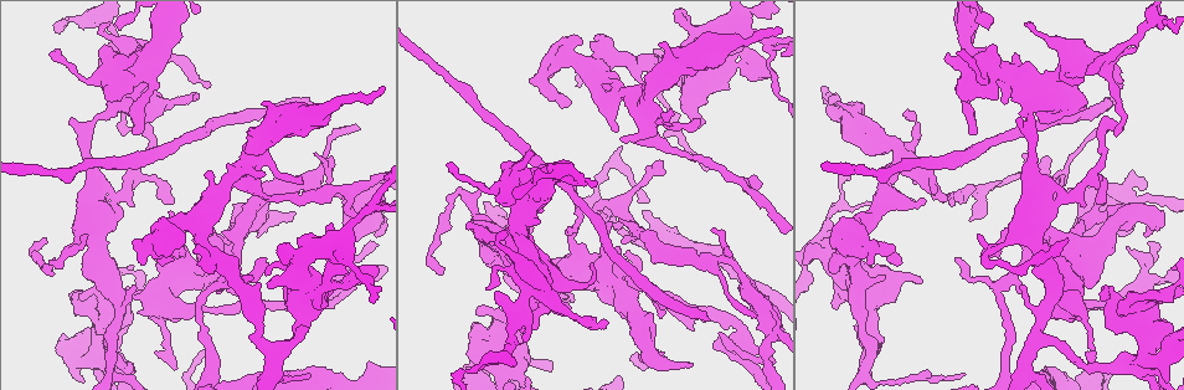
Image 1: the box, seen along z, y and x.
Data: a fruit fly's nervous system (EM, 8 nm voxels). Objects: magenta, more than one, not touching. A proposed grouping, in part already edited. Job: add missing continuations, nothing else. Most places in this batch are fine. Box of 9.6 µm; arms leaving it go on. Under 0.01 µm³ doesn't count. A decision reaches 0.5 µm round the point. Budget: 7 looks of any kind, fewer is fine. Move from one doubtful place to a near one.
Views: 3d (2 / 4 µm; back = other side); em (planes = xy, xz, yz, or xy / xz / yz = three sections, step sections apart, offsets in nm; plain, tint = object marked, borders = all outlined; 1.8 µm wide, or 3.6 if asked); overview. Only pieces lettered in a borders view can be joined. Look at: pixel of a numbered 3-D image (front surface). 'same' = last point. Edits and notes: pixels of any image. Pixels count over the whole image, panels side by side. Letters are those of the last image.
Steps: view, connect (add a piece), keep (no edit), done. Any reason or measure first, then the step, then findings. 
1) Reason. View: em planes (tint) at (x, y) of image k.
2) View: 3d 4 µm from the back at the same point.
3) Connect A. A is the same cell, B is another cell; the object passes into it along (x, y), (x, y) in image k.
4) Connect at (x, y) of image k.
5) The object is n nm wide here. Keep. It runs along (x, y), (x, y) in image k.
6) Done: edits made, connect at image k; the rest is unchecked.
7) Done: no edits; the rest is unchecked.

Thick end. View: 3d 2 µm at (602, 86) of image 1.

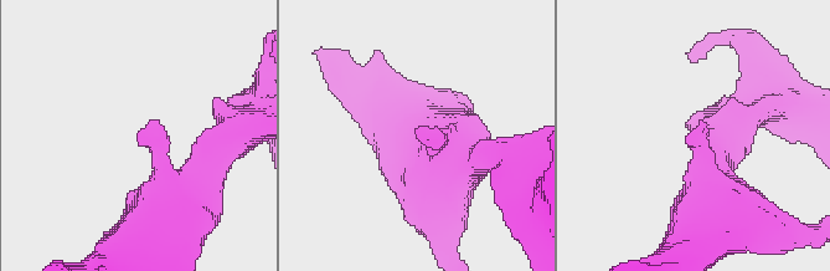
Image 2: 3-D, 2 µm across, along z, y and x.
Need the tissue. View: em planes (borders) at (692, 130) of image 2.

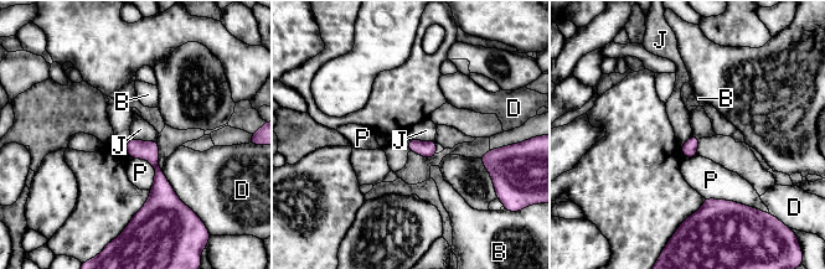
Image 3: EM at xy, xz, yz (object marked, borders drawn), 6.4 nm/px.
The longest contact is with D, 300 nm. Keep. B, D, J and P are other cells; it runs along (133, 141), (159, 172), (147, 212) in image 3; none of them fits.

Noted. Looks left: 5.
End of a long branch. View: 3d 4 µm at (1066, 239) of image 1.

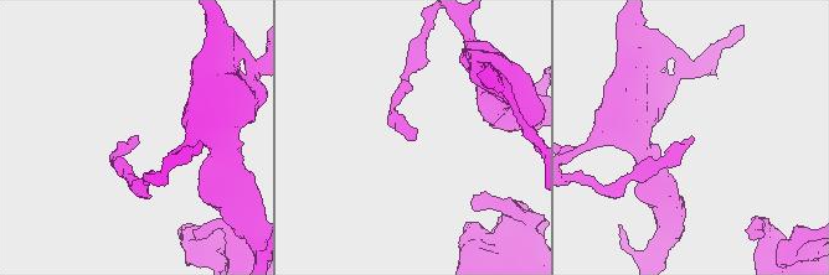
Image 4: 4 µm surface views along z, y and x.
View: em planes (borders) at (693, 136) of image 4.

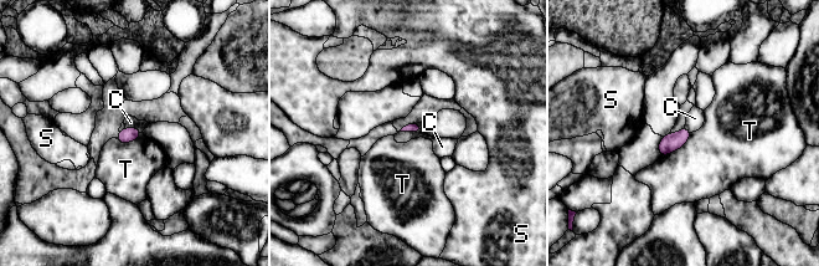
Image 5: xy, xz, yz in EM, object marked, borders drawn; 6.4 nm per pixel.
Keep. C, S and T are other cells; a border runs along (418, 128), (416, 131), (400, 132) in image 5; no lettered piece goes on from it.

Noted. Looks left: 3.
An open end. View: em planes (tint) at (708, 321) of image 1.

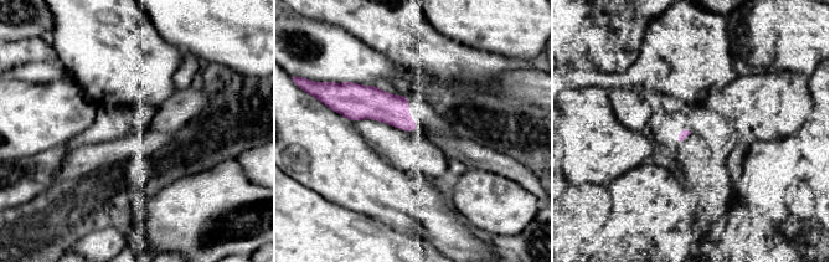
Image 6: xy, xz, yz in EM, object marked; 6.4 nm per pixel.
What lies round it. View: em planes (borders) at the same point.

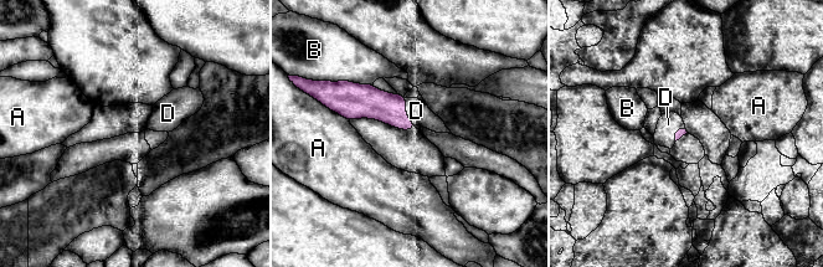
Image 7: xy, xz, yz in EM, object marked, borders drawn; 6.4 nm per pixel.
Connect D. D is the same cell, A and B are other cells; it goes on there.

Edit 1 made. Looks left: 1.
Done: edits made, connect at image 7; the rest is unchecked.

